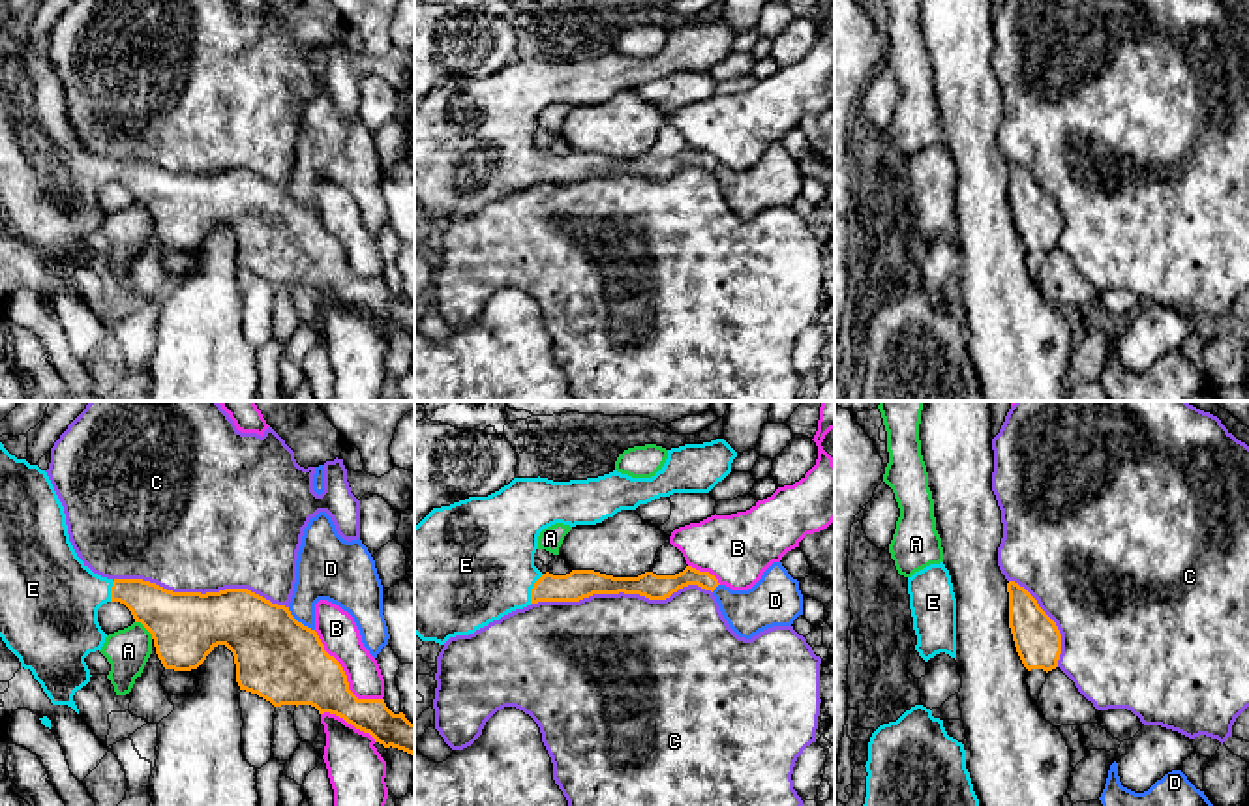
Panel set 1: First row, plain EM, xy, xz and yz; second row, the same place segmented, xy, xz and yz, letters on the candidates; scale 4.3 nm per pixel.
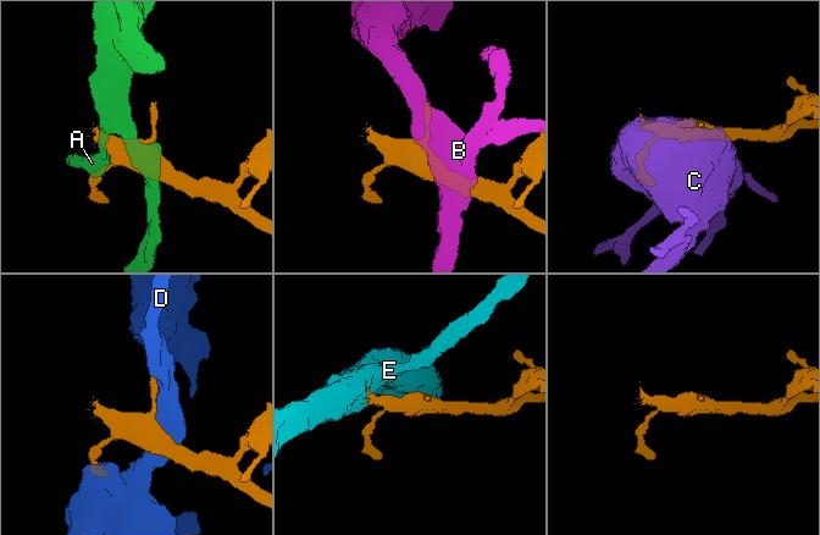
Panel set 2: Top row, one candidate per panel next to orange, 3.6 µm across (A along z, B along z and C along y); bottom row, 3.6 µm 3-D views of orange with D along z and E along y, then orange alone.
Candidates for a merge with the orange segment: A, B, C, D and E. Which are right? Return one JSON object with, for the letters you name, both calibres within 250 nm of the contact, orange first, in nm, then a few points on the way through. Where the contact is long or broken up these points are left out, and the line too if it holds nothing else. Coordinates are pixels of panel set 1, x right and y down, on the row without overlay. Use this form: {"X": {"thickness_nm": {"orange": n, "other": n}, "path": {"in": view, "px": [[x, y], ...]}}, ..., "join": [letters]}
{"E": {"thickness_nm": {"orange": 130, "other": 480}, "path": {"in": "xz", "px": [[576, 165], [531, 169], [490, 154], [479, 145]]}}, "join": ["E"]}

